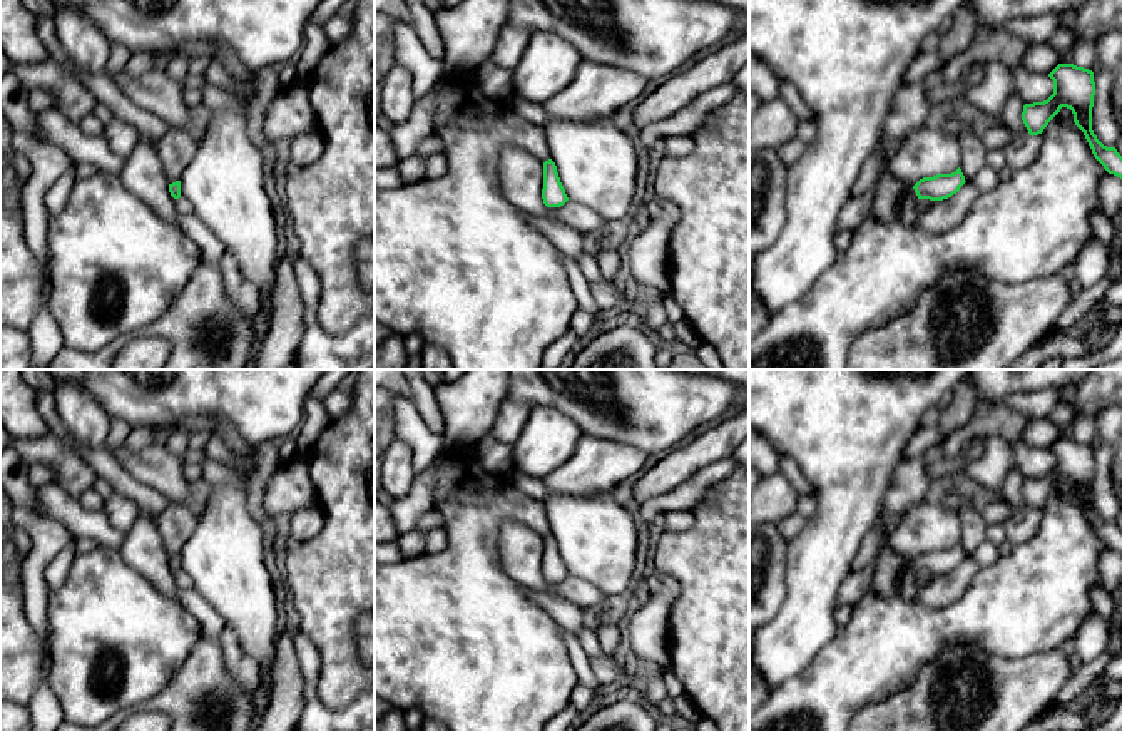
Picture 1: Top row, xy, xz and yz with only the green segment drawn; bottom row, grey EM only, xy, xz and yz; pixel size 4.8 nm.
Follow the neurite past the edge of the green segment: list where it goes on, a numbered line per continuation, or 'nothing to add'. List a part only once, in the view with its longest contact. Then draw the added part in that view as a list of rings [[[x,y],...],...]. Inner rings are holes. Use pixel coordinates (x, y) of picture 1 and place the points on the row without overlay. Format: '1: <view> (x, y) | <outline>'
1: yz (908, 584) | [[[913,564],[901,580],[901,594],[906,601],[918,601],[918,584],[915,580],[918,575],[920,574]]]

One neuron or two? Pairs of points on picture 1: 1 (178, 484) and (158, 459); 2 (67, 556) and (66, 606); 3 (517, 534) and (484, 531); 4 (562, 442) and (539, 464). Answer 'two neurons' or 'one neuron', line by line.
1: one neuron
2: two neurons
3: two neurons
4: one neuron

